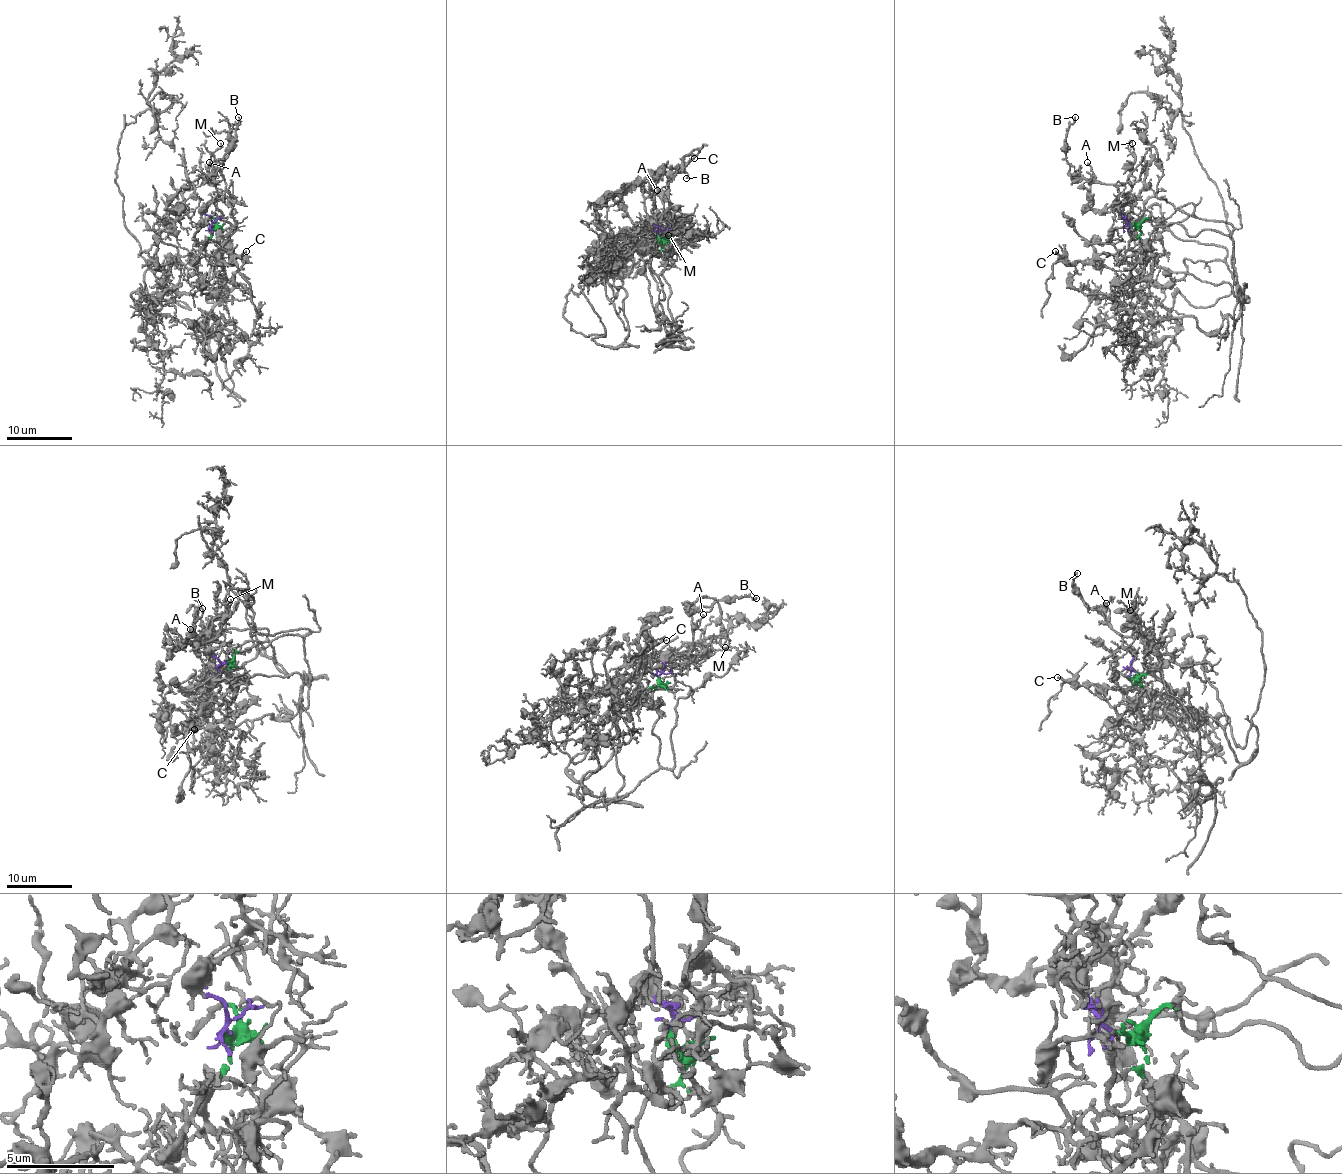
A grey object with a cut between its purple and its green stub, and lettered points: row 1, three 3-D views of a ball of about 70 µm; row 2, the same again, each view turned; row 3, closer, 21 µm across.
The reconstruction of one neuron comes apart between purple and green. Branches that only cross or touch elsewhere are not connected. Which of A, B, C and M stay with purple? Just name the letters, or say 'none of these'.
A, B, M

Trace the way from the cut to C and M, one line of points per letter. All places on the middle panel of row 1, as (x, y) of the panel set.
C: (659, 235), (660, 244), (665, 240), (670, 245), (663, 217), (668, 199), (668, 178), (694, 159)
M: (657, 235), (659, 227), (654, 224), (662, 229), (663, 221), (660, 232), (665, 237), (662, 237), (668, 235)

